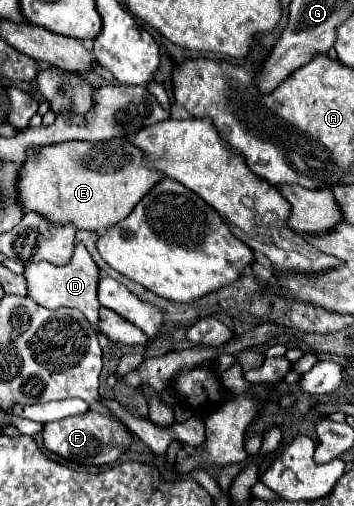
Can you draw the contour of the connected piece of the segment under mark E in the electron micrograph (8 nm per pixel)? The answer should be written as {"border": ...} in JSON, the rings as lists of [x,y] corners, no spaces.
{"border":[[[113,137],[109,141],[65,141],[45,147],[31,147],[27,161],[19,169],[17,177],[17,201],[23,213],[37,213],[53,225],[75,225],[87,231],[105,231],[121,219],[125,219],[139,199],[161,179],[163,175],[145,167],[145,157],[129,141]]]}

